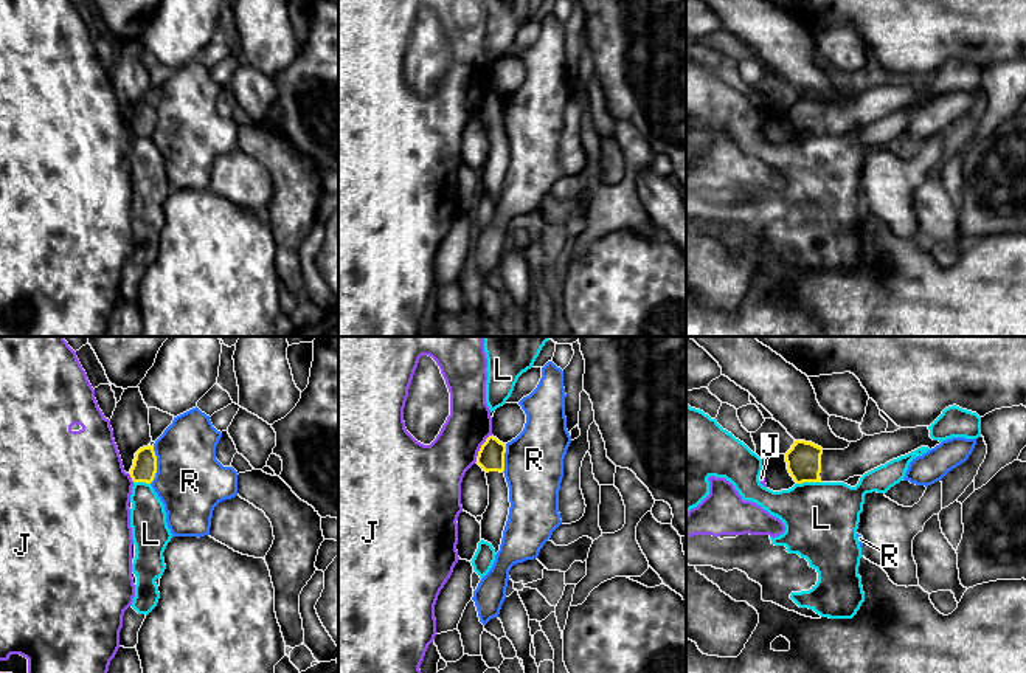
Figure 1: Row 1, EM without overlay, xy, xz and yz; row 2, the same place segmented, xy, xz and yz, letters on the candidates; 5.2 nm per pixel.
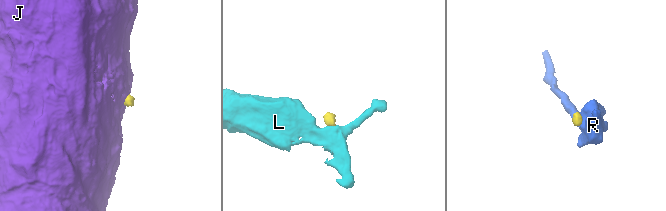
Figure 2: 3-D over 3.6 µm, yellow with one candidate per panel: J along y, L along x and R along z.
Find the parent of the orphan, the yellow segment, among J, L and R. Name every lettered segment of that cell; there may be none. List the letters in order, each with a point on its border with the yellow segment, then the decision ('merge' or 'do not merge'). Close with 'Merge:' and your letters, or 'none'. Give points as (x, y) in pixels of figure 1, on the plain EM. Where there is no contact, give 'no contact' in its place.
J: contact xz (480, 101); do not merge
L: contact yz (807, 134); do not merge
R: contact xy (155, 118); do not merge
Merge: none

